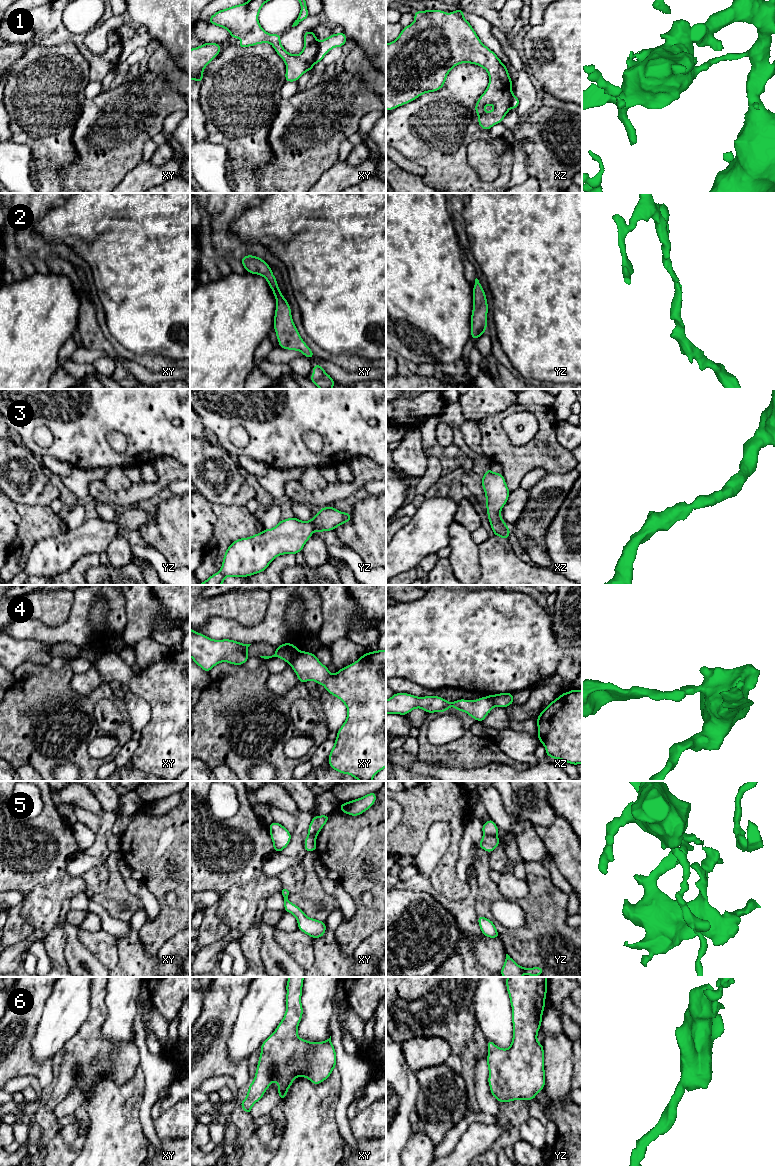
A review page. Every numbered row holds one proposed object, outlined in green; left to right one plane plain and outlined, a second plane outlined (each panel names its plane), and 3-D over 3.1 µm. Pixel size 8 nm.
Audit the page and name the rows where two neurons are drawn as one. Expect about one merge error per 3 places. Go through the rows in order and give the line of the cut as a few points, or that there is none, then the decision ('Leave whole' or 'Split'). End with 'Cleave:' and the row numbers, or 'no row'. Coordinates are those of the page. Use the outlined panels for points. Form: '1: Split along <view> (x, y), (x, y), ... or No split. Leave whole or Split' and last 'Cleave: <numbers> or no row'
1: Split along xy (318, 41), (318, 51), (314, 62). Split
2: No split. Leave whole
3: No split. Leave whole
4: Split along xy (300, 652), (288, 663). Split
5: Split along yz (484, 834), (496, 835). Split
6: No split. Leave whole
Cleave: 1, 4, 5

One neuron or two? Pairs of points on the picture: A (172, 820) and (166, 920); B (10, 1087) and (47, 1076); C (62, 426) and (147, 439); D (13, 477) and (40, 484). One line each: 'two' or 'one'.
A: one
B: two
C: one
D: one

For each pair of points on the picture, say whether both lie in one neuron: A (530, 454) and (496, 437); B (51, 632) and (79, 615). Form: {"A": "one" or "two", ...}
{"A": "one", "B": "one"}

